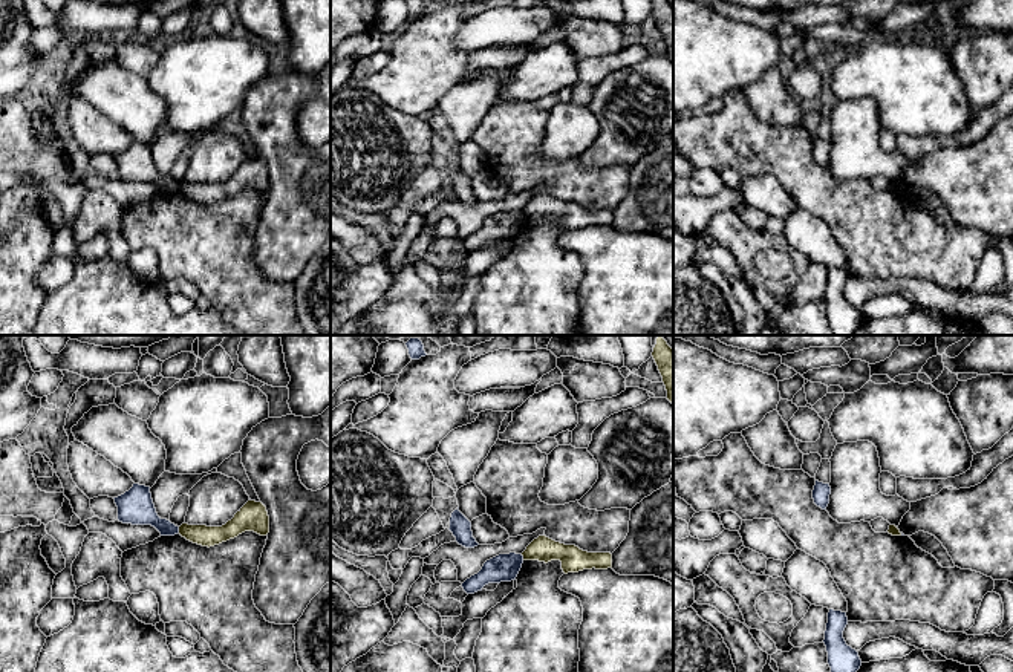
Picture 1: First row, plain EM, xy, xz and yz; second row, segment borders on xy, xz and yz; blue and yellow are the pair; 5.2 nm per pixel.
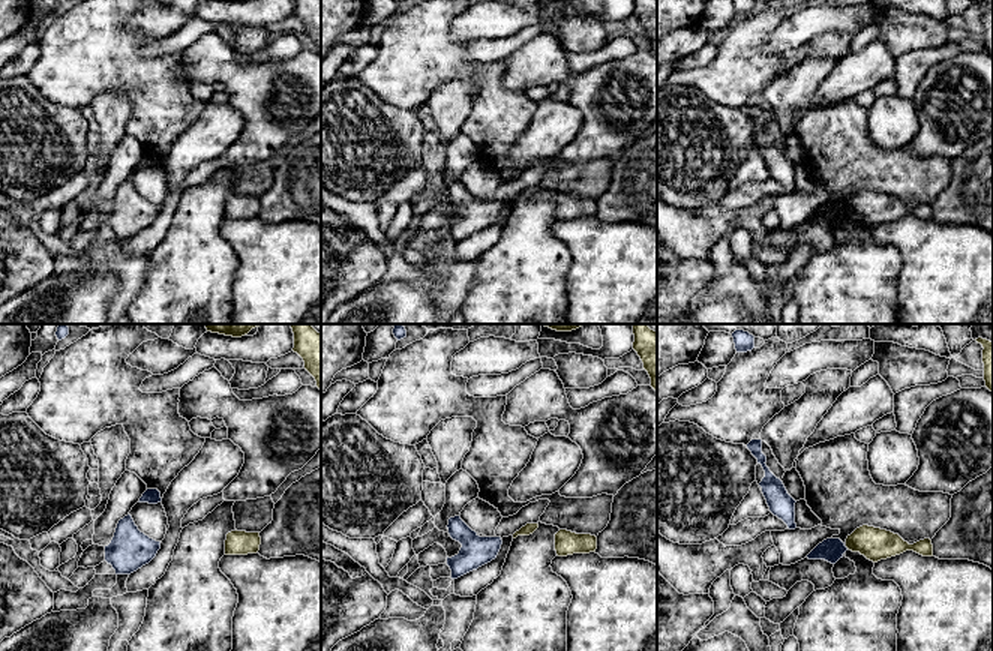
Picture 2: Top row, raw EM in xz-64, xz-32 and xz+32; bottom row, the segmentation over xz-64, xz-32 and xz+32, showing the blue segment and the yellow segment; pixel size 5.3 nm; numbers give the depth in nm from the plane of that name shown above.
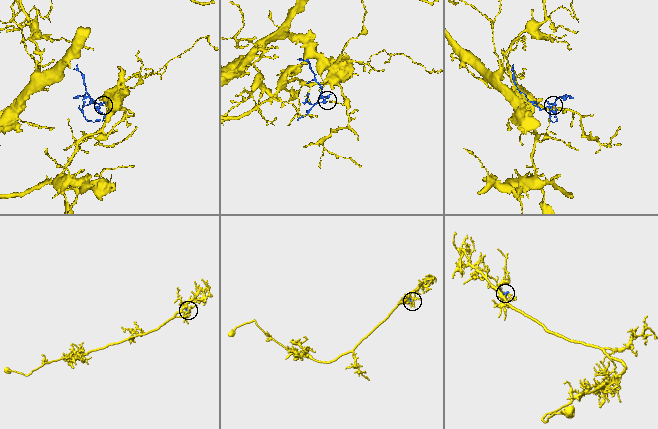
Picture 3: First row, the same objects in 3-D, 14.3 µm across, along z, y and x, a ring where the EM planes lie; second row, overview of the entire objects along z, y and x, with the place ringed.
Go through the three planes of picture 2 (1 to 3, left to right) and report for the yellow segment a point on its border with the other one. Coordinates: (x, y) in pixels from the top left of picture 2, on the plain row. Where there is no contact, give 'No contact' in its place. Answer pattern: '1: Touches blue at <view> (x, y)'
1: No contact
2: No contact
3: No contact

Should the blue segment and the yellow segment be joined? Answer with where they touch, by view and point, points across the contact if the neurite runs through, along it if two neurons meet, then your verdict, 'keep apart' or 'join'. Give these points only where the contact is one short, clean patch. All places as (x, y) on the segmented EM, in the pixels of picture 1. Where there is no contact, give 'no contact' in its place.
xy (178, 530) | along xy (178, 527), (179, 531) | keep apart

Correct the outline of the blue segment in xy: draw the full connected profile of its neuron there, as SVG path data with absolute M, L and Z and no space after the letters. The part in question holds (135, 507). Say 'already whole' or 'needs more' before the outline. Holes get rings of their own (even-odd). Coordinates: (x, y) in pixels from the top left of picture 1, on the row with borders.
already whole; M133 484L124 494L113 497L118 507L118 520L132 525L151 525L161 536L174 536L179 527L156 513L150 487Z

